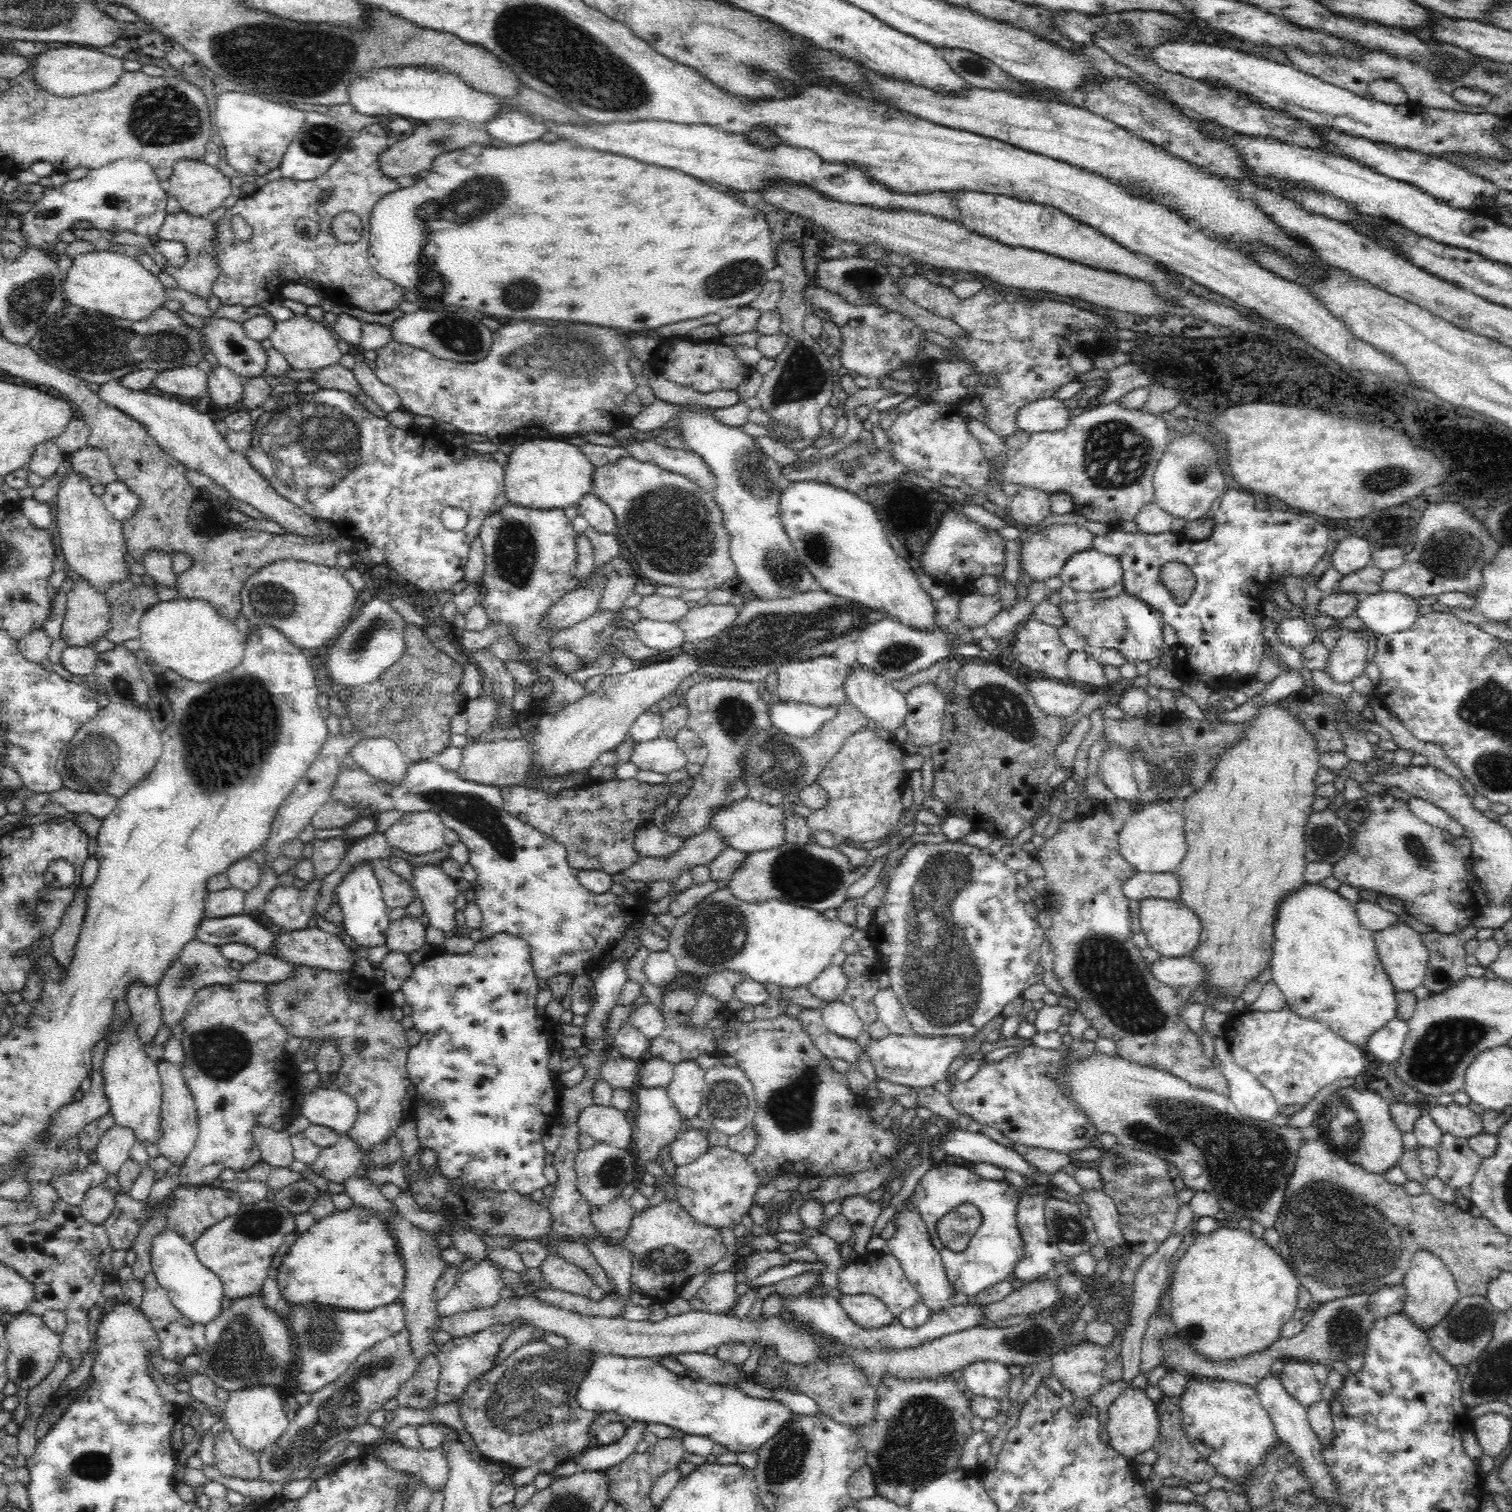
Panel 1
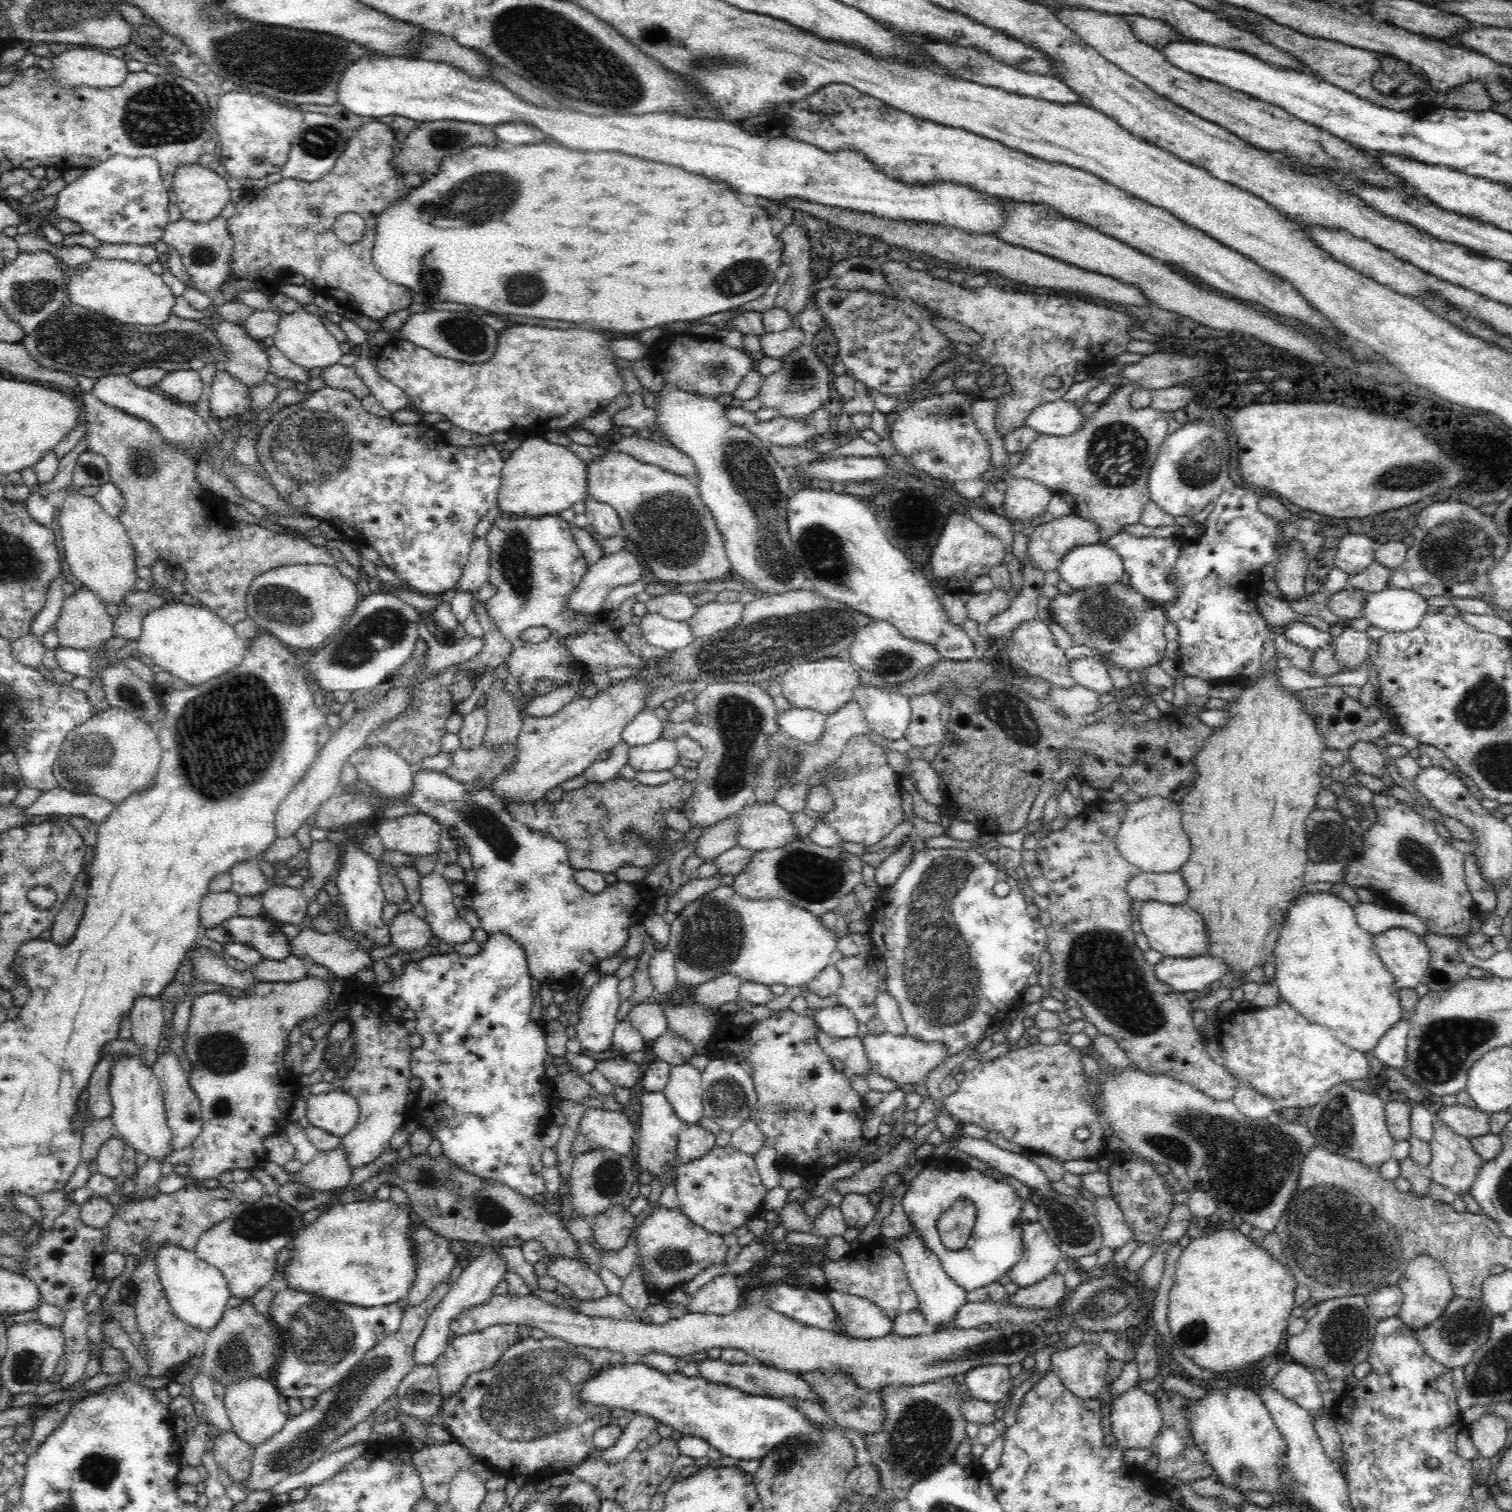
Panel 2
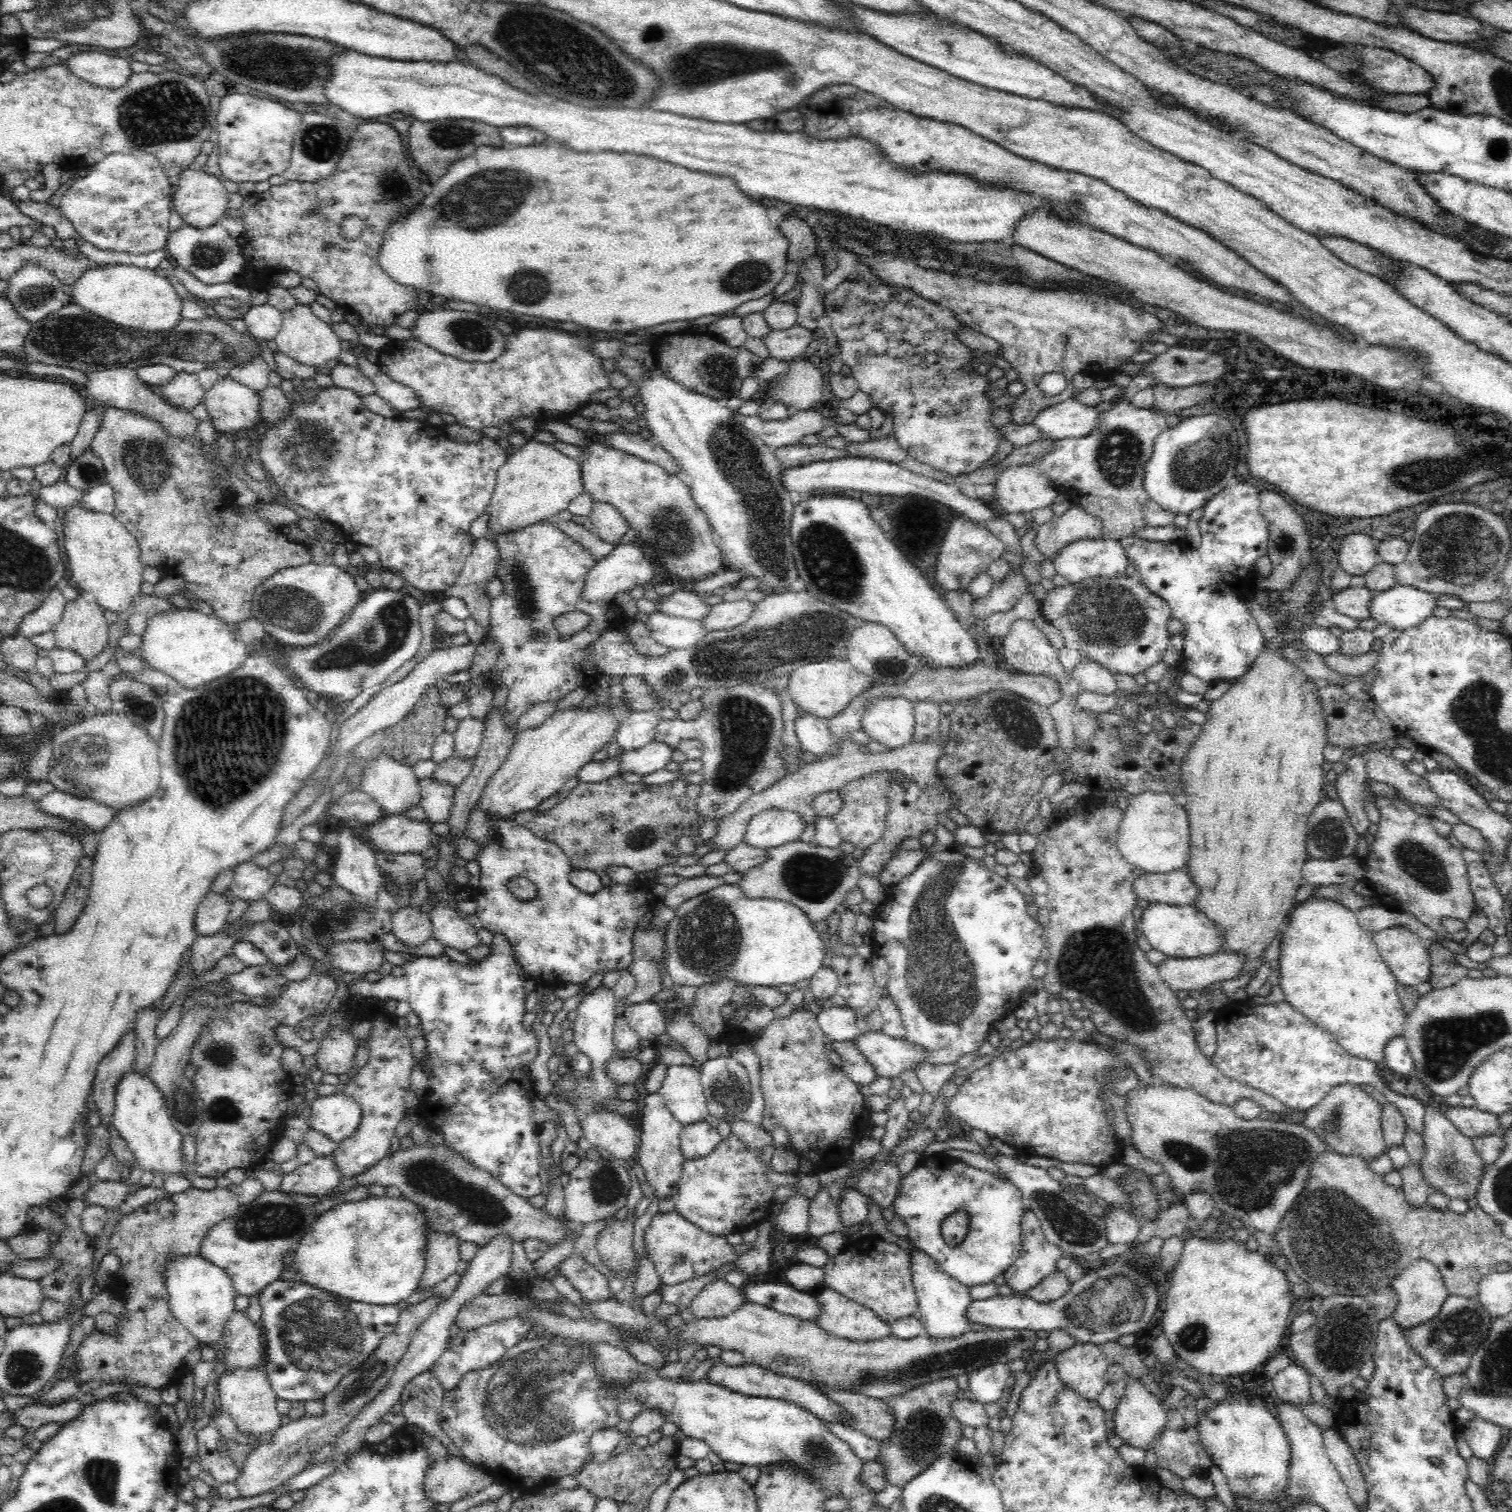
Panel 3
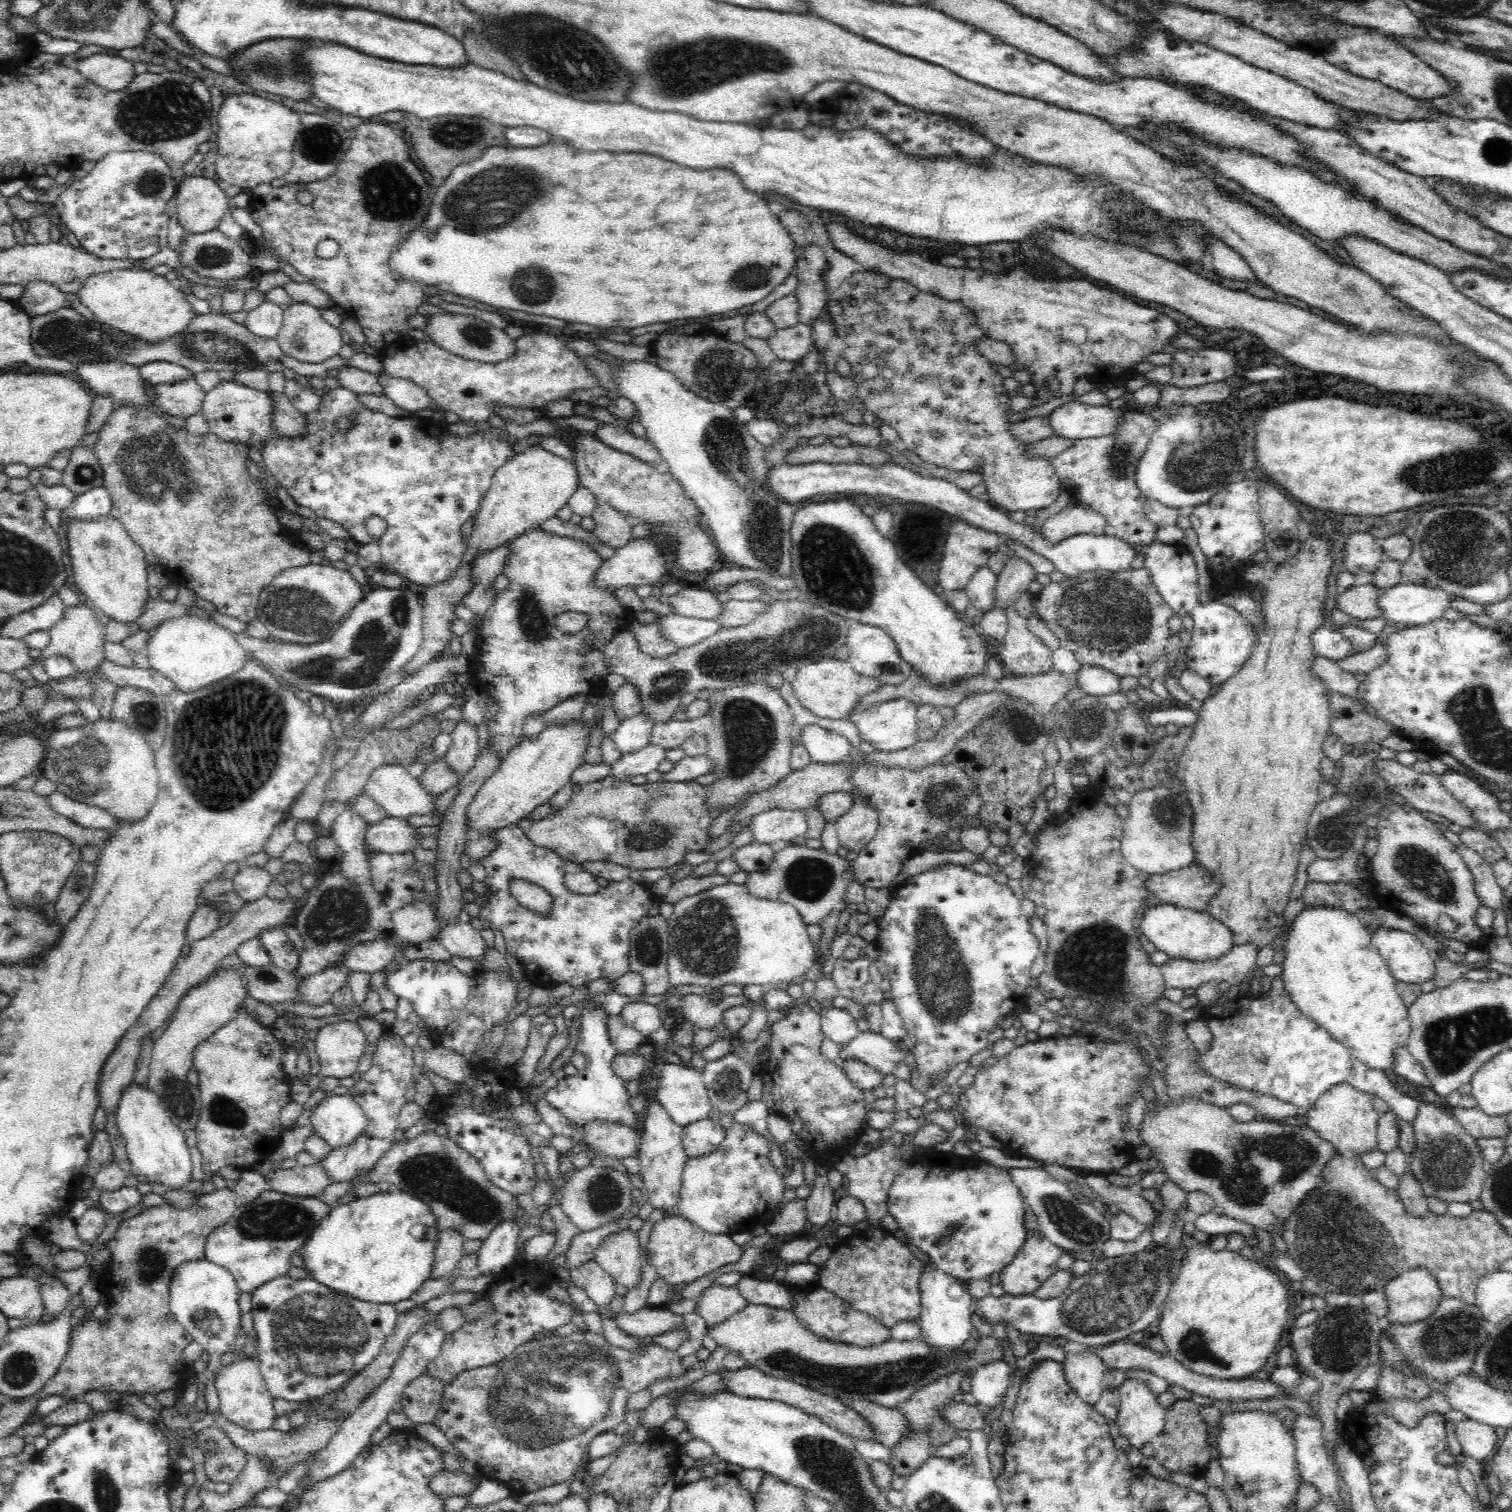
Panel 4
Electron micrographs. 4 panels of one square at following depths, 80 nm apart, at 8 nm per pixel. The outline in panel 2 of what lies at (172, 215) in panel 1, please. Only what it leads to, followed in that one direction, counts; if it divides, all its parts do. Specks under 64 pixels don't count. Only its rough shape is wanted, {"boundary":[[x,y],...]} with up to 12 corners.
{"boundary":[[235,202],[208,222],[169,220],[162,242],[182,256],[184,286],[214,295],[230,274]]}

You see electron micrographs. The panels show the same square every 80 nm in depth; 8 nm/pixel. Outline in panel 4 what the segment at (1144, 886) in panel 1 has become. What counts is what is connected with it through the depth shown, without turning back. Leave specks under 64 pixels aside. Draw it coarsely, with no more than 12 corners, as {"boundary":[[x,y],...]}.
{"boundary":[[1191,863],[1148,876],[1160,903],[1206,911],[1220,884]]}

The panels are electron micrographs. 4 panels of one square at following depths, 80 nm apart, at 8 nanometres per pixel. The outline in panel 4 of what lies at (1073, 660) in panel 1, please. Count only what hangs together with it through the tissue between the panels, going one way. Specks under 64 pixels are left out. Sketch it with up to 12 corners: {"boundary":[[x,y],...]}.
{"boundary":[[1081,666],[1077,685],[1084,694],[1108,696],[1120,677],[1098,666]]}

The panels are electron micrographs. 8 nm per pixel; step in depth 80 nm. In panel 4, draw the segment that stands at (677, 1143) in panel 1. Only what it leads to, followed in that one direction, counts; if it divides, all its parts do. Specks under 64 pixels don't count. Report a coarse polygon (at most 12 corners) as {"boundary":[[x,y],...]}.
{"boundary":[[706,1117],[683,1127],[688,1158],[714,1152],[724,1137]]}

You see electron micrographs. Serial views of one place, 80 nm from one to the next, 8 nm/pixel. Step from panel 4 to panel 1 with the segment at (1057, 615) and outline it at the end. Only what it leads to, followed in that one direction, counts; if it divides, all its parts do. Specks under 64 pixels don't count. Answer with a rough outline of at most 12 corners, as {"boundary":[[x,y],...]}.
{"boundary":[[1126,591],[1059,607],[1089,646],[1130,663],[1167,647],[1162,613]]}

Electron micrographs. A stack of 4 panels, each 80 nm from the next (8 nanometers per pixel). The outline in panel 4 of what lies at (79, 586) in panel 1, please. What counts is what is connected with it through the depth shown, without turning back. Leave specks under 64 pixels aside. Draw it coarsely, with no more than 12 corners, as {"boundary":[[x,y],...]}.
{"boundary":[[68,606],[42,659],[63,654],[75,670],[104,658],[101,614]]}

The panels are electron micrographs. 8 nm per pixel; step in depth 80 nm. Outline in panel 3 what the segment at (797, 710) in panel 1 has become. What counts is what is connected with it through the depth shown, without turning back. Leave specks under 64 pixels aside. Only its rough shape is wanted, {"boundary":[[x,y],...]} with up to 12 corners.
{"boundary":[[804,712],[793,724],[803,750],[832,750],[827,719]]}

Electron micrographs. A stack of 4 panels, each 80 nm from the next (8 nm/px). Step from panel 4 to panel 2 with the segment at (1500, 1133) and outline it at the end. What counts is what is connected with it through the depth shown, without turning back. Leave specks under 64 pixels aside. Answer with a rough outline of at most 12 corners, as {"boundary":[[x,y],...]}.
{"boundary":[[1462,1104],[1435,1113],[1471,1139],[1490,1133],[1489,1113]]}

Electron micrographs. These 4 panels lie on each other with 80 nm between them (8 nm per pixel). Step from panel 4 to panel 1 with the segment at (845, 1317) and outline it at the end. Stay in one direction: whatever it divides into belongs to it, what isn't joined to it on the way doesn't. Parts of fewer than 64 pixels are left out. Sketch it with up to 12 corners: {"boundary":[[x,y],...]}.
{"boundary":[[872,1293],[842,1295],[850,1319],[864,1329],[895,1321],[886,1303]]}

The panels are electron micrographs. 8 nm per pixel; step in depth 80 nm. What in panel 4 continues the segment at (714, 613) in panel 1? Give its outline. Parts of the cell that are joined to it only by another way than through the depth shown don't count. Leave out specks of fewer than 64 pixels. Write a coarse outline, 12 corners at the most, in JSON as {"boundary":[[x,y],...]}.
{"boundary":[[728,600],[714,621],[720,628],[746,626],[766,603]]}

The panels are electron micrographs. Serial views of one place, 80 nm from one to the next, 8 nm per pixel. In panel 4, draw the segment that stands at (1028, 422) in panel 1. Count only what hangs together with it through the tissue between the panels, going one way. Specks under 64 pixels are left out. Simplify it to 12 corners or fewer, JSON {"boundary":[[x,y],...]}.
{"boundary":[[1074,400],[1044,418],[1054,436],[1074,442],[1113,434],[1106,405]]}

